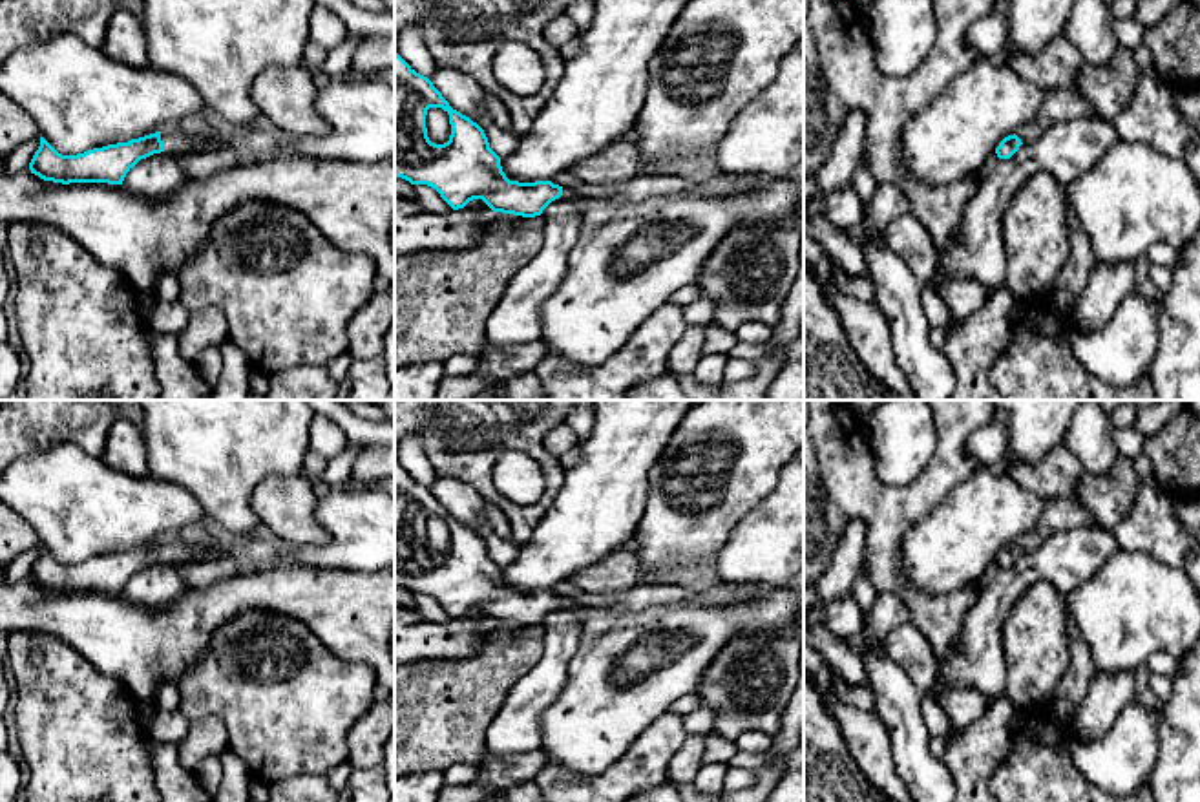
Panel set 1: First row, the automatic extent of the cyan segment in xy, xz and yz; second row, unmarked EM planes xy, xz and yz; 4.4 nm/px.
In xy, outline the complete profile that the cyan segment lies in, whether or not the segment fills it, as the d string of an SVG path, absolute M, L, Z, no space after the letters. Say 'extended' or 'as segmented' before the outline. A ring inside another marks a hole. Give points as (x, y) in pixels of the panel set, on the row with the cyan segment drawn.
extended; M325 79L314 106L327 122L327 133L320 137L296 139L268 124L245 132L230 130L228 135L219 132L216 141L163 130L77 155L62 155L40 137L29 170L44 181L62 185L122 185L126 174L153 153L164 152L181 161L192 153L219 153L225 148L230 148L241 164L261 164L281 157L395 161L395 90L387 82Z

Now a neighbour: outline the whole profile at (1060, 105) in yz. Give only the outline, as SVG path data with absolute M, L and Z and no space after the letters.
M1076 88L1045 91L1045 102L1034 121L1023 124L1016 135L1023 144L1037 141L1052 124L1068 119L1094 119L1094 106Z

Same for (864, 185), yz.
M858 163L851 177L851 186L858 194L862 203L868 205L879 185L869 174L869 170L862 163Z

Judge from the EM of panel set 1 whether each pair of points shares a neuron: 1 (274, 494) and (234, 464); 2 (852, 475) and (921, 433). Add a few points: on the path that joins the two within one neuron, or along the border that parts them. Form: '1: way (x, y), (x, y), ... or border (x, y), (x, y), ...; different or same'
1: border (300, 472), (267, 475), (252, 490), (260, 523); different
2: border (864, 424), (873, 472), (884, 483), (908, 485); different

